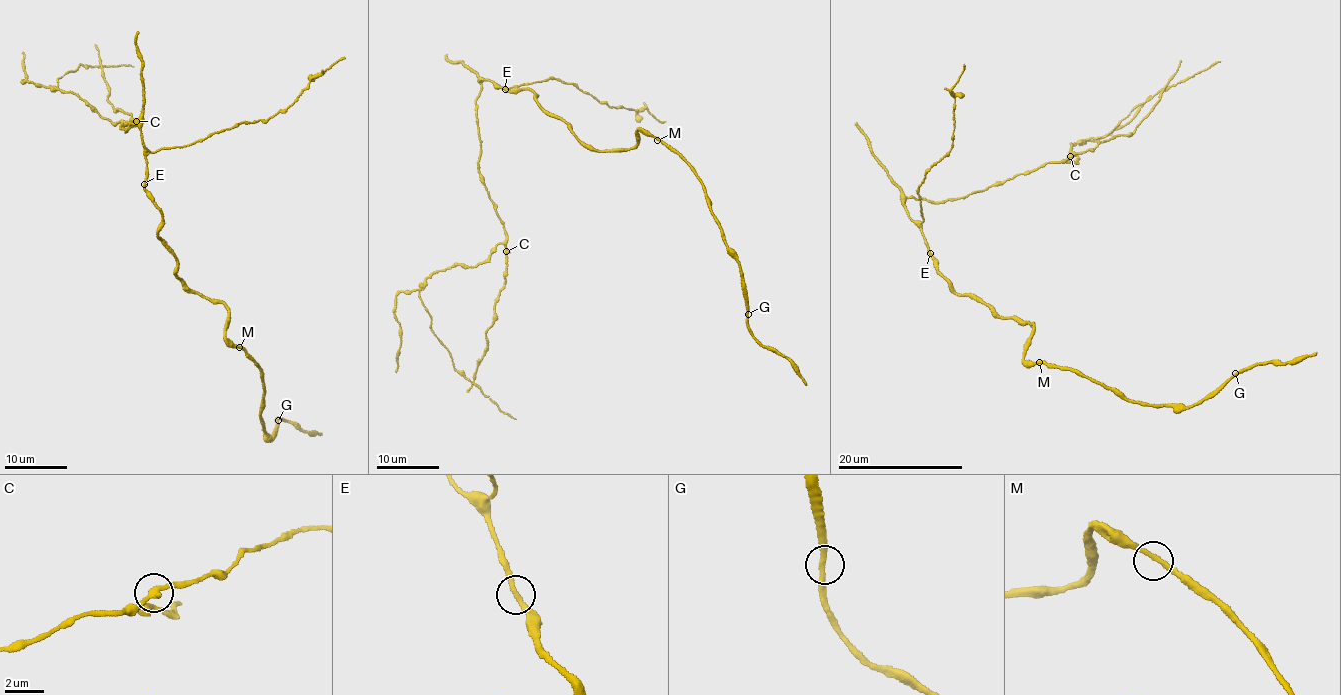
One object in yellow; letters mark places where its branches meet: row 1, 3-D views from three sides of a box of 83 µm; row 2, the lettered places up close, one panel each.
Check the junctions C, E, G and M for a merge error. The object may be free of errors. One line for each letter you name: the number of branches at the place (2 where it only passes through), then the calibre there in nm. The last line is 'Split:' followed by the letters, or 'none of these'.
Split: none of these

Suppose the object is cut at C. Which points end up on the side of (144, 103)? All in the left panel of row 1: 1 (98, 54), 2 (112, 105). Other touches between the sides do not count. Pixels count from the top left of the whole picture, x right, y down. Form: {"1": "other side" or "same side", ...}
{"1": "other side", "2": "other side"}

